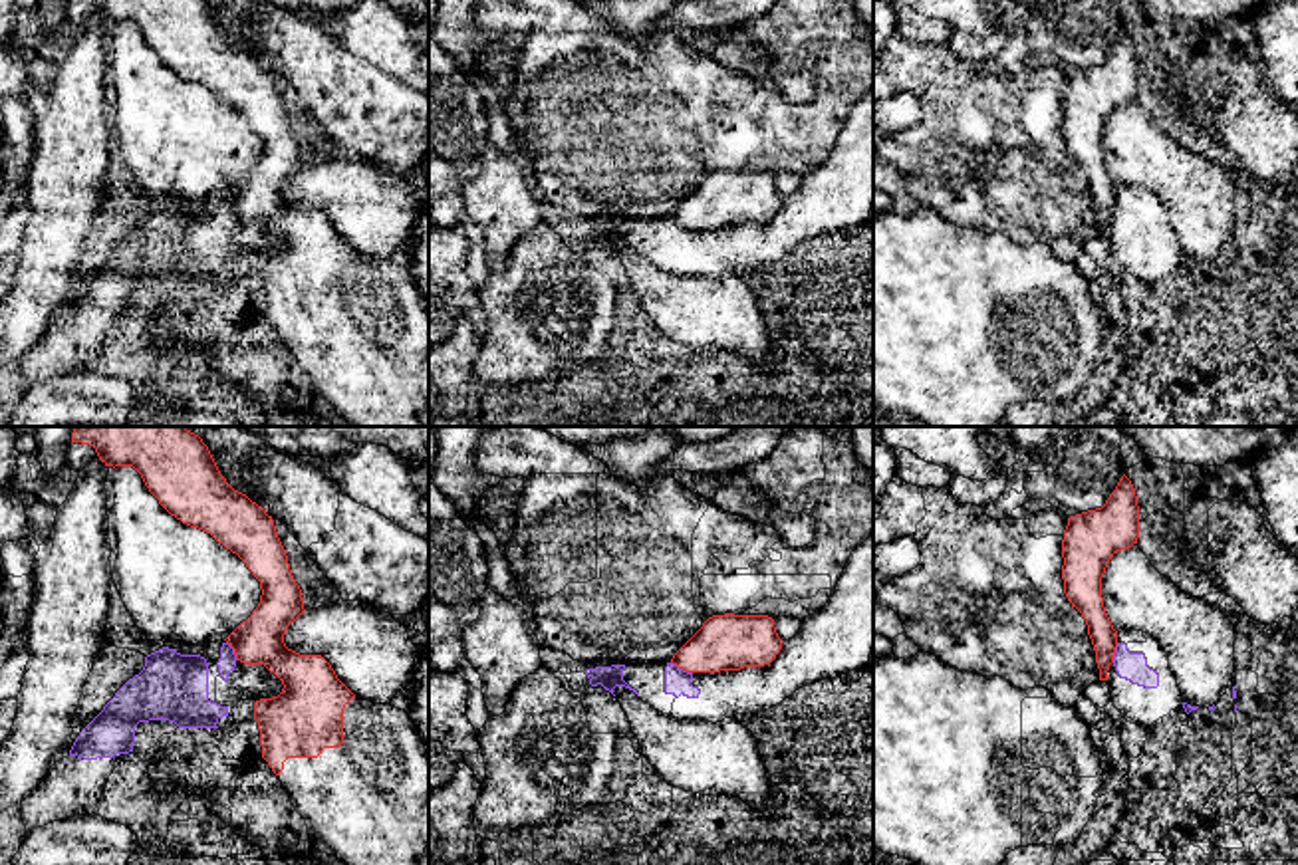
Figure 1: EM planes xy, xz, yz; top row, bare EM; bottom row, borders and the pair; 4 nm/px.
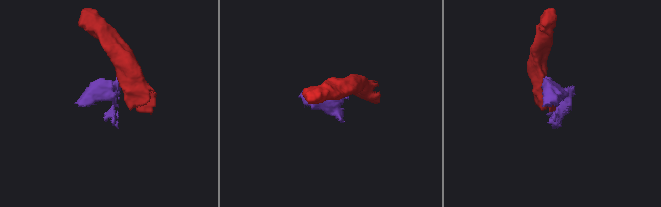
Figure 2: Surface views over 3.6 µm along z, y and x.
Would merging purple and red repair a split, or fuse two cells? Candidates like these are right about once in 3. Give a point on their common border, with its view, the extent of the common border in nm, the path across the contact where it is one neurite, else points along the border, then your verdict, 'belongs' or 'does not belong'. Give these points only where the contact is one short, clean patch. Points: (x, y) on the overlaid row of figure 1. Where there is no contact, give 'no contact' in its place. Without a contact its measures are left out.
contact xz (681, 669); length 100 nm; border xz (671, 661), (691, 673); does not belong

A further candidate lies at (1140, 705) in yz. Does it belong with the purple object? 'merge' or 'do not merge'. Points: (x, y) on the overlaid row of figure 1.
merge

